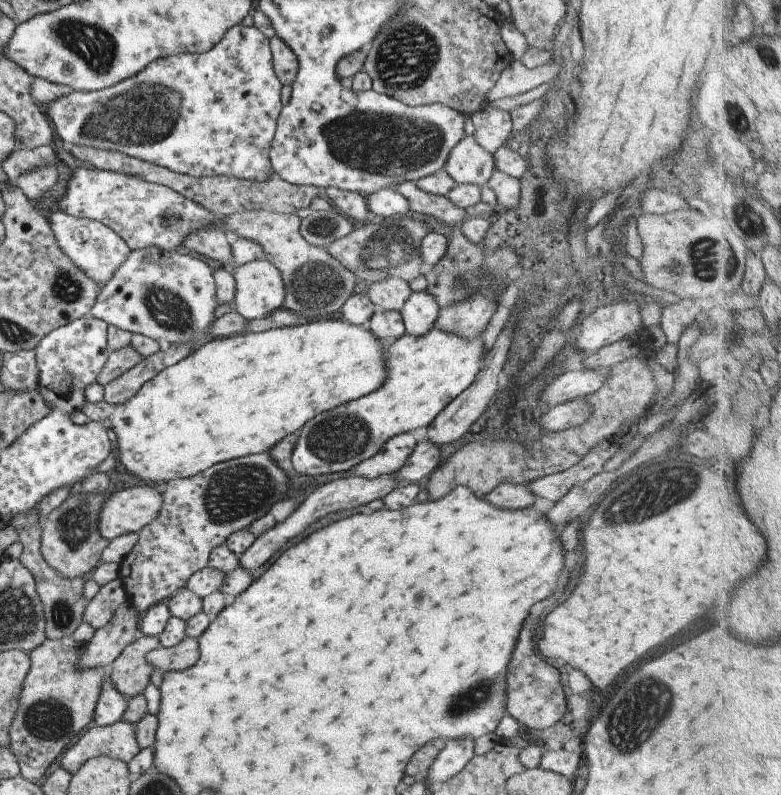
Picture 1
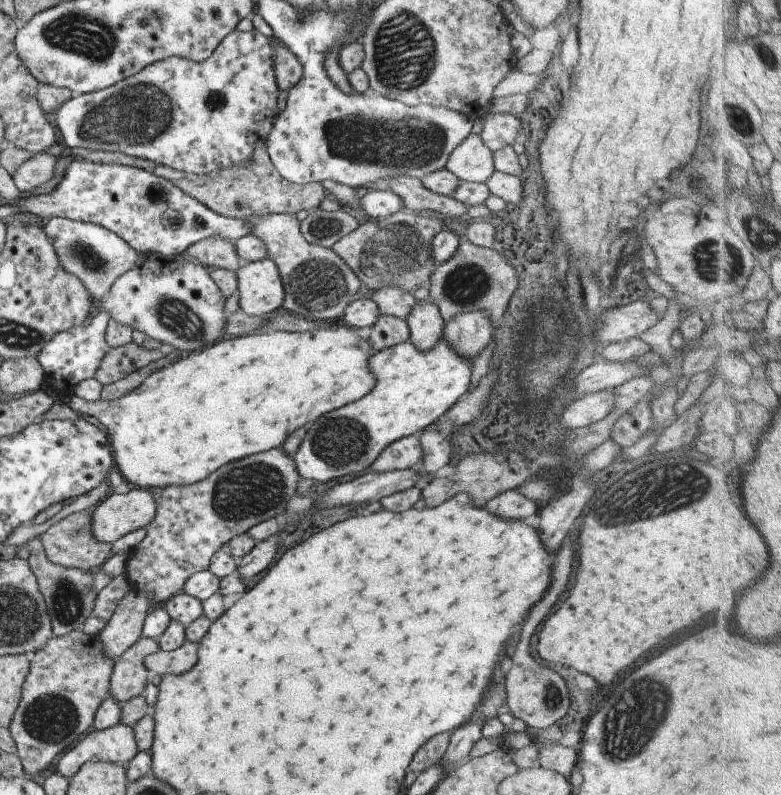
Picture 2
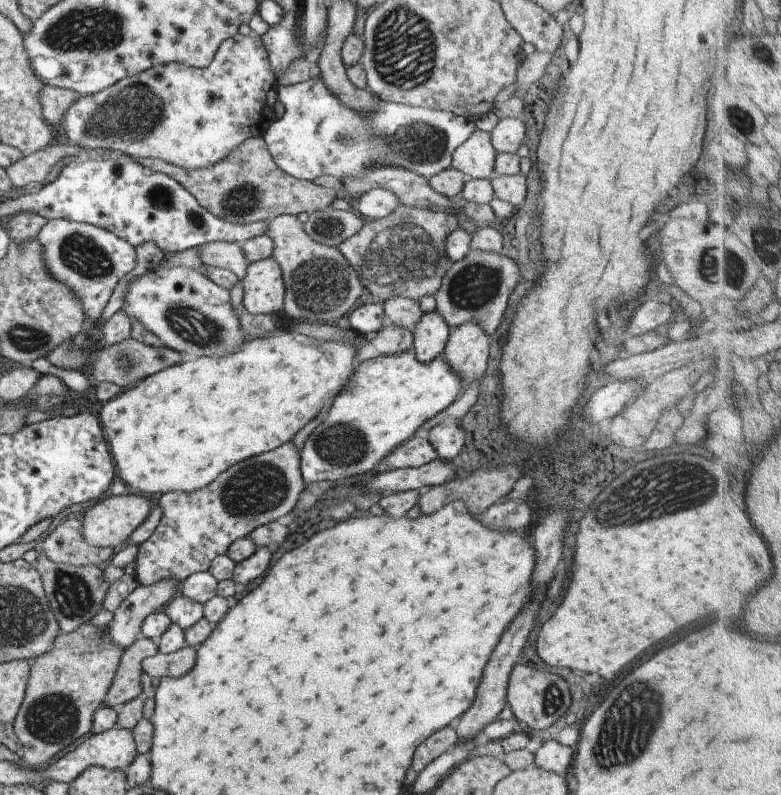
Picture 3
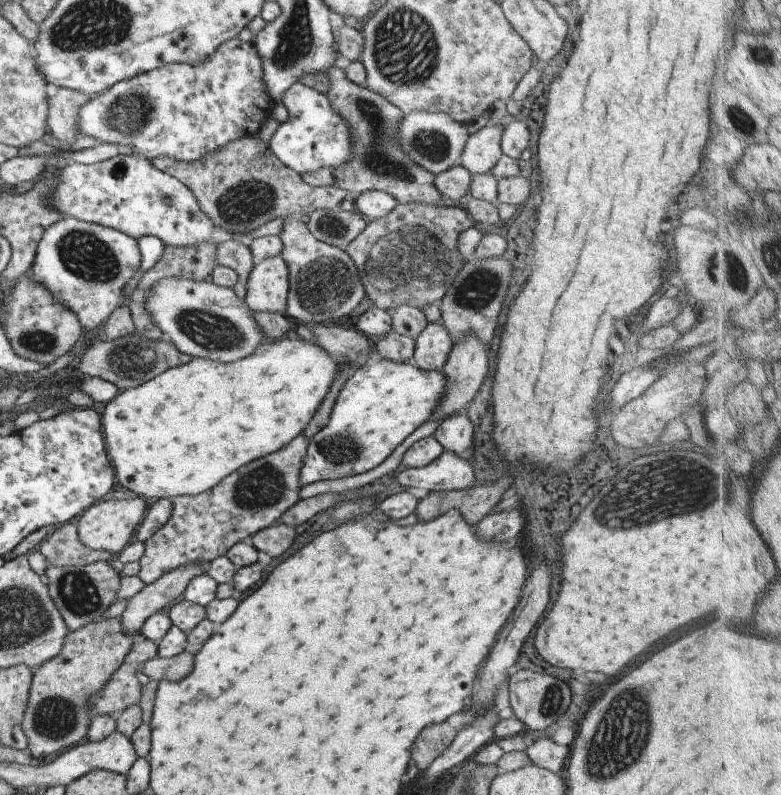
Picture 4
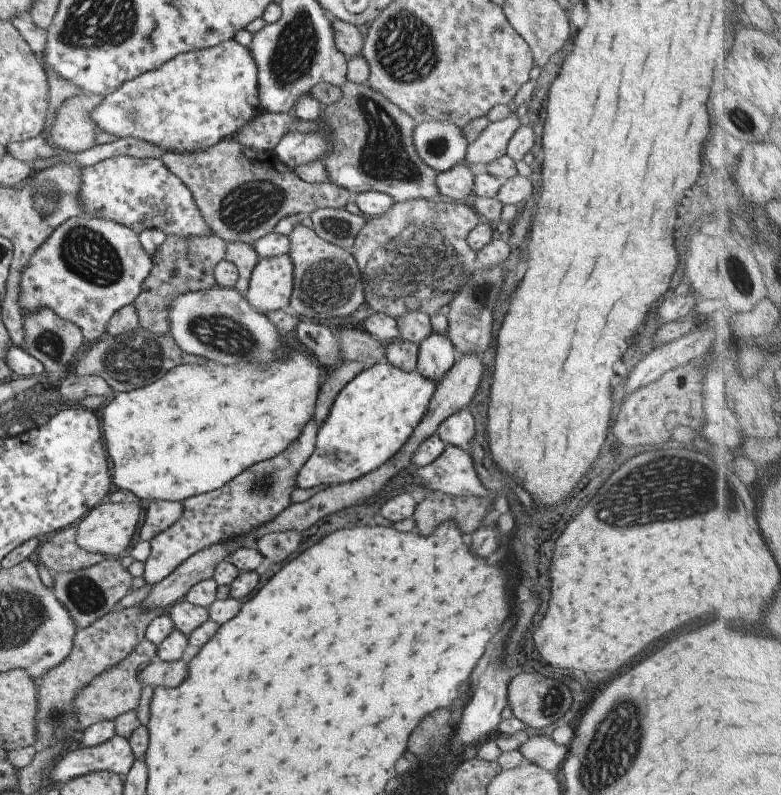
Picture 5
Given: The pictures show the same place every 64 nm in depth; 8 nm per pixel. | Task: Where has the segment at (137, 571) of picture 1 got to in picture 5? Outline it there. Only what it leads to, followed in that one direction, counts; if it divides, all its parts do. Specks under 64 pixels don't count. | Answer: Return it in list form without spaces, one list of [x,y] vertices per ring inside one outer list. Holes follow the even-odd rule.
[[[311,418],[303,426],[297,438],[281,453],[271,459],[250,465],[216,490],[179,502],[182,513],[178,520],[147,541],[150,552],[143,562],[143,581],[147,585],[160,582],[193,554],[243,537],[252,529],[269,523],[277,514],[290,506],[290,494],[296,486],[298,471],[313,451],[316,430],[314,419]]]

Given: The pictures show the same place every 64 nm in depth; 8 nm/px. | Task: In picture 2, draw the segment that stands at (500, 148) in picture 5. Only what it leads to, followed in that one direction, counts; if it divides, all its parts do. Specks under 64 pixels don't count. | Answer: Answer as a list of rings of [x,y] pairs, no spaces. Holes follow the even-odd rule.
[[[469,133],[458,144],[444,166],[459,181],[484,183],[493,174],[493,154],[477,133]]]

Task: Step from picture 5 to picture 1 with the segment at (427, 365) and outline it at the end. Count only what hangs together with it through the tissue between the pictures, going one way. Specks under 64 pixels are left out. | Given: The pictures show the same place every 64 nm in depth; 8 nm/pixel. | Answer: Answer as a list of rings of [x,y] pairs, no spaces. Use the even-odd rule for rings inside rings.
[[[427,292],[409,293],[409,298],[398,312],[403,322],[405,333],[411,336],[423,336],[439,316],[438,304]]]

